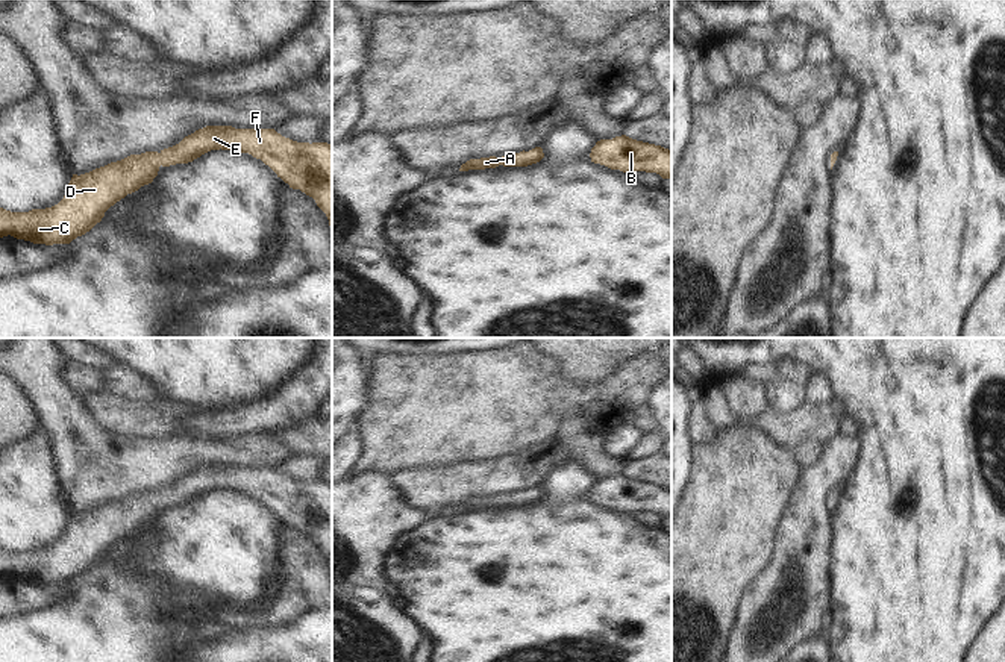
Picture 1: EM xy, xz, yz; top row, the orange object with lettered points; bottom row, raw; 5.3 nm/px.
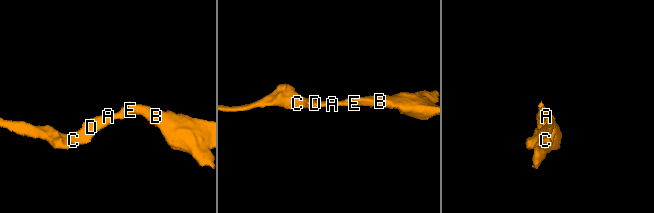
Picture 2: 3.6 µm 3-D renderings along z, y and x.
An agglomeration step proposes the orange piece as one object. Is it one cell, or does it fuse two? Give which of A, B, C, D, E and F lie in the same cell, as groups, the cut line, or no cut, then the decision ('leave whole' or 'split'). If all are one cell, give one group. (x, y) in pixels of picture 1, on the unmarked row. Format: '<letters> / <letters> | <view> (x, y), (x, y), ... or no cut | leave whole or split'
A B C D E F | no cut | leave whole

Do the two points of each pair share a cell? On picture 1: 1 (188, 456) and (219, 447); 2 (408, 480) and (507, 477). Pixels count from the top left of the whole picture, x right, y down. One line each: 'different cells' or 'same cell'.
1: same cell
2: same cell

